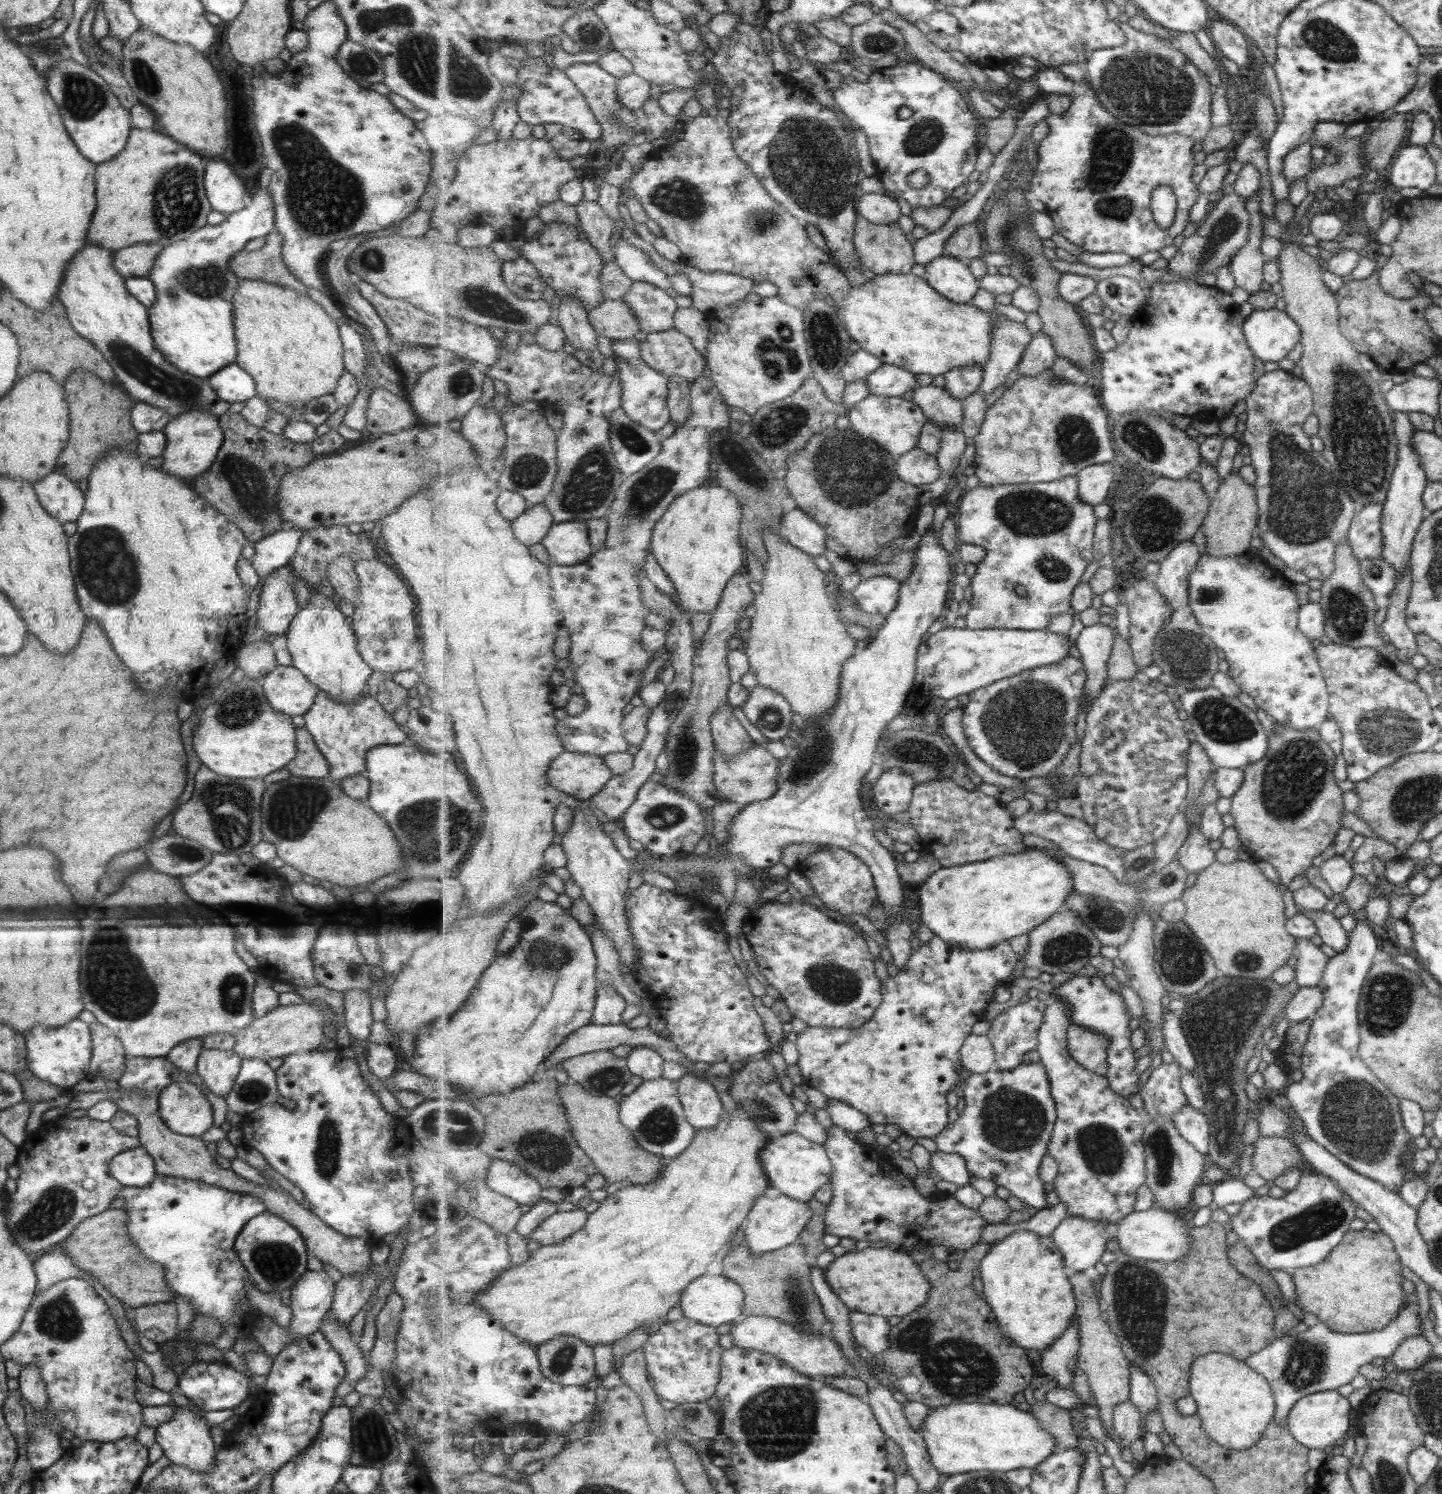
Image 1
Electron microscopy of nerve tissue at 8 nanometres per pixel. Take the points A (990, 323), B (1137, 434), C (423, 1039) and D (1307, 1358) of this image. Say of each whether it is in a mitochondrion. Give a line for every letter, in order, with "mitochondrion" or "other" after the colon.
A: other
B: mitochondrion
C: other
D: mitochondrion

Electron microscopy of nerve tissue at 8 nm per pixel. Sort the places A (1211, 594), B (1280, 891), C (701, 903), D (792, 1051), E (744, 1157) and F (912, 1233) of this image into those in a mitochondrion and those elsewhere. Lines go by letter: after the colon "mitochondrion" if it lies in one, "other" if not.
A: mitochondrion
B: other
C: other
D: other
E: other
F: other

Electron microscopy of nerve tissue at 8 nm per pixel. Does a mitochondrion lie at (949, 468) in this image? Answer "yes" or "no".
no

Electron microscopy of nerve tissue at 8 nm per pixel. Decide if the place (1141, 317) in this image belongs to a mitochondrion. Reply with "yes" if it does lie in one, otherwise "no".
no

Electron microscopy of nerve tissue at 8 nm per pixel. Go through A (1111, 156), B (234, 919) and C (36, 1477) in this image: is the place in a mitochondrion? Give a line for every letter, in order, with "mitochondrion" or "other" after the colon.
A: mitochondrion
B: other
C: other

